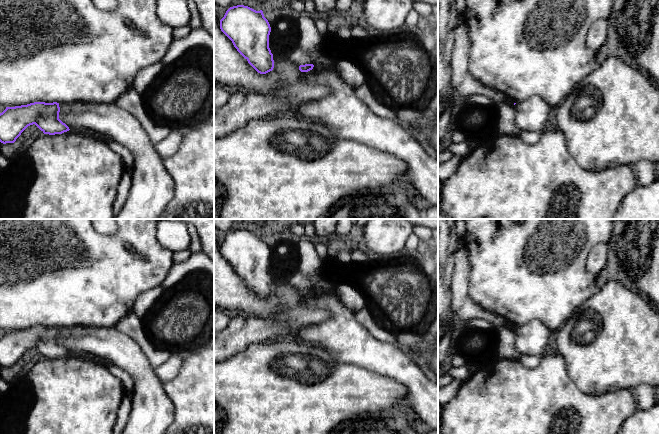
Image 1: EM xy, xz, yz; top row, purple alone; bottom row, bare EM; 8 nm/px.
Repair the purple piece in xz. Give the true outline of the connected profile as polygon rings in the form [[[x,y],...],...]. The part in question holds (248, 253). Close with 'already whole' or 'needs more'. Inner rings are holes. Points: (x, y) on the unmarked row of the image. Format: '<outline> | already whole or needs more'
[[[244,229],[230,231],[220,244],[220,253],[258,297],[266,298],[273,294],[273,278],[269,272],[271,251],[262,234],[256,235]]] | already whole

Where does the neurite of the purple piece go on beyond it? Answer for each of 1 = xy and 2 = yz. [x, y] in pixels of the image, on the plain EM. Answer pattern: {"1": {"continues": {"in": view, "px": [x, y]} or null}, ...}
{"1": {"continues": null}, "2": {"continues": null}}

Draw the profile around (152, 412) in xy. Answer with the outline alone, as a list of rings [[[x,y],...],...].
[[[62,326],[59,327],[59,343],[69,353],[81,352],[93,354],[97,358],[108,360],[112,365],[124,369],[134,380],[132,409],[122,434],[164,434],[174,420],[174,405],[167,396],[163,383],[156,375],[147,357],[139,345],[115,327]]]

